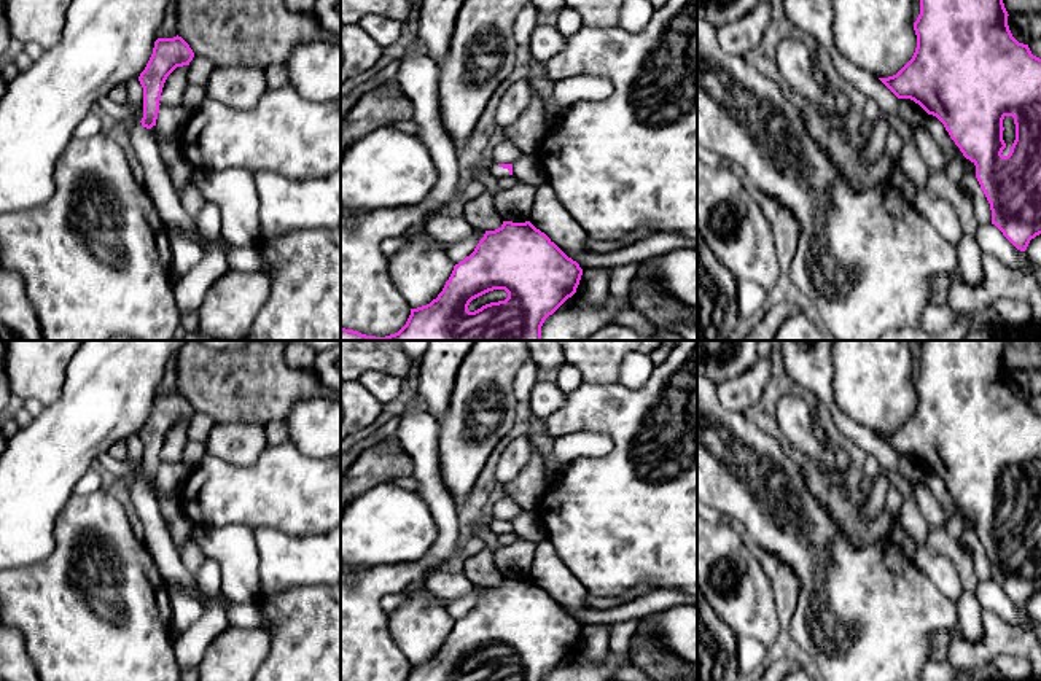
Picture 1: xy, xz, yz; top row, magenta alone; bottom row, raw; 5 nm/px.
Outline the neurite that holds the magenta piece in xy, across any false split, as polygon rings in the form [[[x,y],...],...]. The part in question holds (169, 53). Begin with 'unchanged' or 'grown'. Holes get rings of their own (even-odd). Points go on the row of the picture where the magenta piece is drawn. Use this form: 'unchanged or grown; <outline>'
grown; [[[181,37],[158,38],[153,54],[140,73],[138,81],[143,88],[143,118],[134,123],[131,130],[131,145],[142,169],[142,185],[154,204],[161,220],[167,228],[180,228],[191,242],[204,250],[218,247],[231,269],[240,272],[266,272],[263,253],[256,247],[229,245],[223,237],[207,239],[197,228],[180,202],[177,191],[167,175],[158,143],[153,138],[151,127],[156,126],[159,100],[167,76],[183,65],[189,65],[194,53]]]

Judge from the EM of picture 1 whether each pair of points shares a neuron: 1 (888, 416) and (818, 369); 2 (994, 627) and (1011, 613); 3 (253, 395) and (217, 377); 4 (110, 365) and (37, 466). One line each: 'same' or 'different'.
1: different
2: different
3: same
4: same

